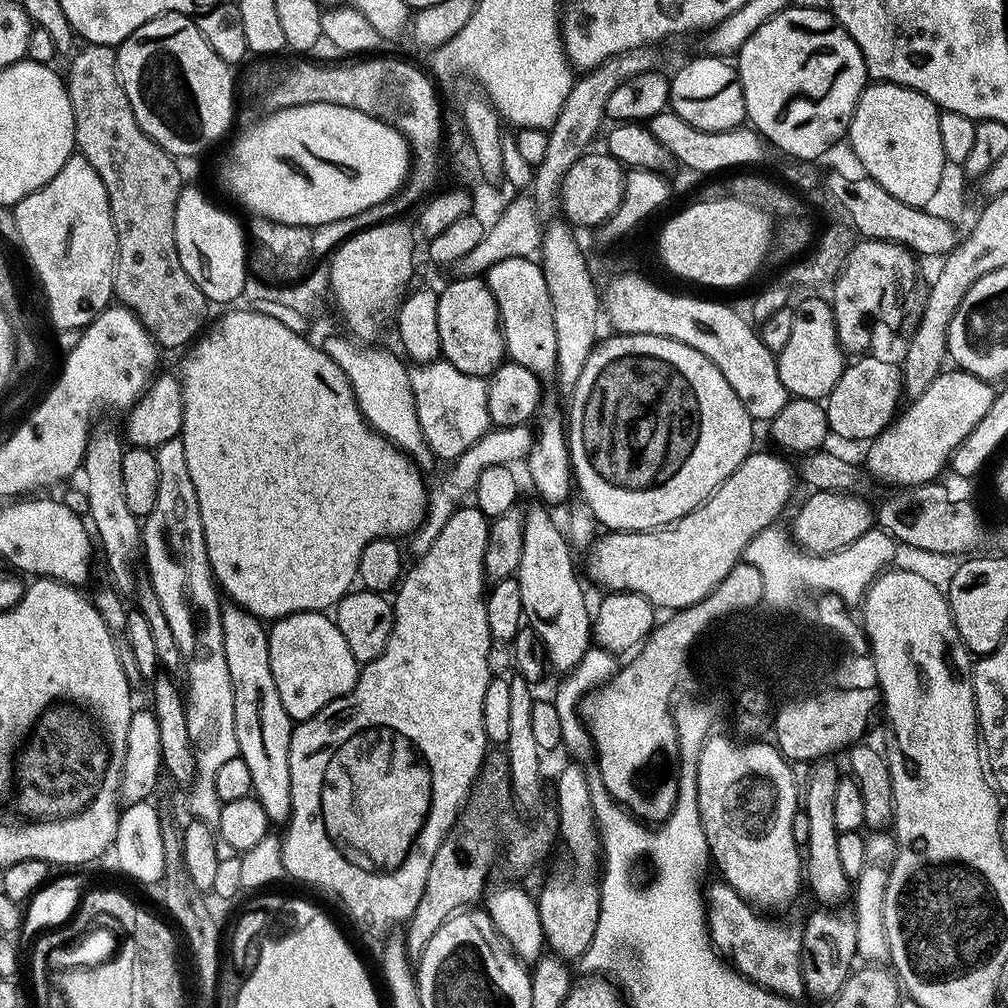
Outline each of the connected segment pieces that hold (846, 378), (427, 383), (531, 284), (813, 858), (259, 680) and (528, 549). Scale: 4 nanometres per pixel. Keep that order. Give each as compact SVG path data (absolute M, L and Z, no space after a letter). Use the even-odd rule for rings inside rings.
M864 354L855 360L845 365L838 382L827 394L824 409L828 430L833 437L871 442L893 423L901 407L900 400L904 396L902 369L899 363L878 360L873 354Z
M445 360L417 363L408 372L411 386L416 392L416 409L424 437L428 439L428 452L436 456L455 458L490 430L486 410L488 385L483 377L462 373Z
M529 257L506 258L506 262L498 262L490 266L486 273L488 289L496 295L496 302L502 313L502 327L506 333L506 352L511 363L521 364L537 374L553 371L556 368L558 341L555 337L554 314L551 308L550 293L546 288L541 265Z
M817 759L811 765L806 789L803 791L802 808L810 820L810 836L806 845L806 884L812 887L814 895L824 906L840 906L850 896L850 872L844 869L844 860L840 857L842 834L834 822L834 793L838 791L838 782L842 772L836 769L835 759Z
M228 602L221 607L222 646L226 650L226 670L230 670L230 686L234 694L234 730L237 732L238 752L250 769L254 799L266 810L266 818L279 826L287 825L292 814L290 802L290 738L294 721L286 714L282 698L278 698L278 686L274 686L274 674L270 670L270 646L268 628L260 617L250 614L239 604Z
M547 507L532 508L523 513L524 529L522 530L522 558L516 568L514 578L520 583L522 590L522 606L527 623L532 623L532 628L537 632L539 643L543 644L546 660L549 665L556 668L571 670L579 662L588 648L593 643L592 617L590 604L584 601L584 588L576 577L576 568L572 565L572 552L564 541L558 525L552 521L552 516Z

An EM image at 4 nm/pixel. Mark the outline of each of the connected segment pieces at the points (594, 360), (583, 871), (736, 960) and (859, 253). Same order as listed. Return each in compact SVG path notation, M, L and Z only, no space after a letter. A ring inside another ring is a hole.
M634 332L612 334L609 340L601 339L582 366L578 382L572 390L570 403L572 405L566 408L566 431L569 453L574 454L574 484L578 492L584 495L589 508L587 511L594 517L597 525L613 532L648 532L651 528L662 528L665 524L681 520L686 513L708 499L714 489L745 460L754 448L752 415L746 410L746 406L742 406L738 394L730 390L730 382L722 378L718 366L714 366L714 362L710 362L710 358L706 358L698 350L665 336Z
M564 768L556 780L556 800L560 803L560 836L576 863L576 876L556 876L538 893L538 907L547 947L565 961L572 962L590 946L600 910L598 883L598 828L593 823L587 771Z
M717 882L706 888L706 919L712 947L721 957L727 958L731 967L740 975L754 981L755 984L769 988L779 996L800 998L805 995L800 961L802 928L799 923L787 924L784 918L773 918L757 910L742 899L729 884L723 882Z
M864 238L850 250L844 269L831 285L830 295L836 333L845 353L867 353L872 346L875 324L896 326L903 318L900 307L904 296L910 295L916 284L916 261L911 247L894 241Z

